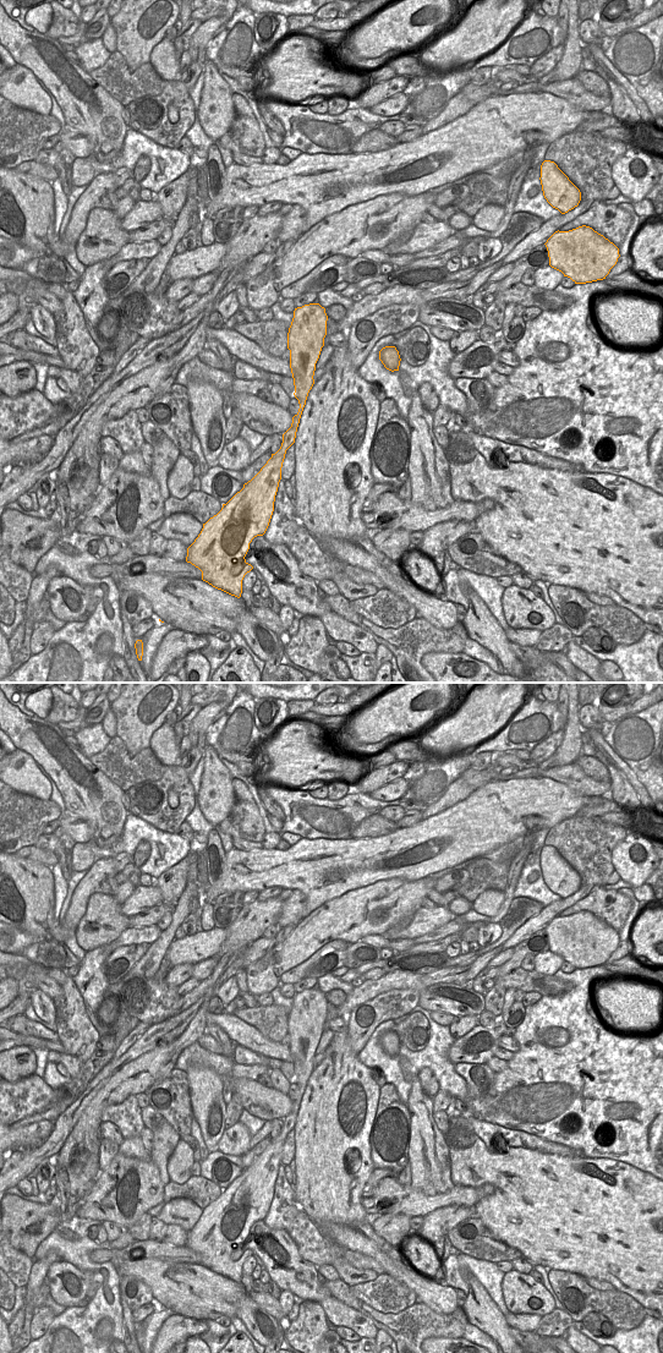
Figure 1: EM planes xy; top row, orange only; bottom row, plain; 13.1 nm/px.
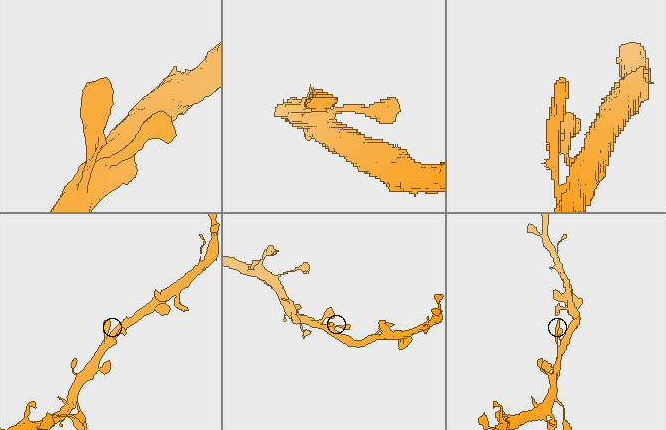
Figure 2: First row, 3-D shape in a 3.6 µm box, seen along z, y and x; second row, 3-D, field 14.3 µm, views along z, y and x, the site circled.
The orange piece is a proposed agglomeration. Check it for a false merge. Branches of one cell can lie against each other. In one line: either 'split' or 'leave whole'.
leave whole

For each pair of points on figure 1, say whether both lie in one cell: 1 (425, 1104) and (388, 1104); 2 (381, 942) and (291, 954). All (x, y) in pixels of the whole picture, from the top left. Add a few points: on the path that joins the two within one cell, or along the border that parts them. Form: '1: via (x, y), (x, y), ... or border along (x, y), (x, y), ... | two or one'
1: border along (405, 1105), (410, 1116), (411, 1133) | two
2: border along (381, 934), (367, 934), (359, 940) | two

